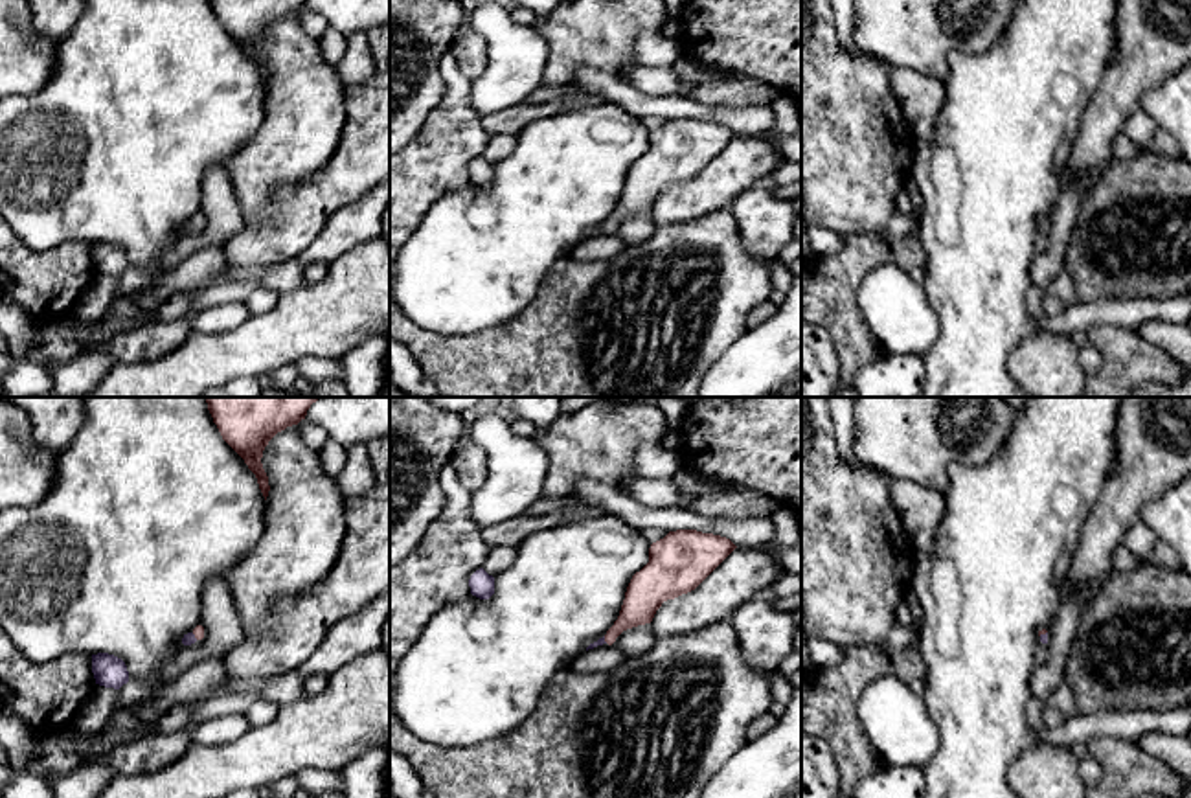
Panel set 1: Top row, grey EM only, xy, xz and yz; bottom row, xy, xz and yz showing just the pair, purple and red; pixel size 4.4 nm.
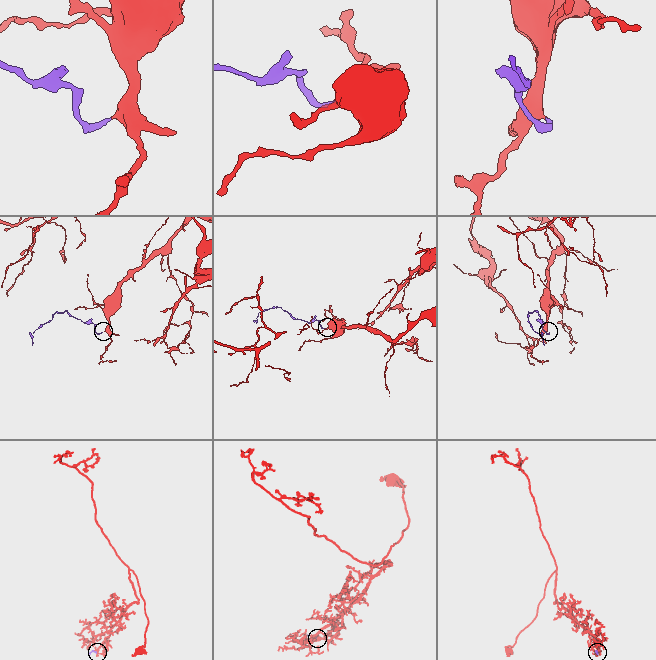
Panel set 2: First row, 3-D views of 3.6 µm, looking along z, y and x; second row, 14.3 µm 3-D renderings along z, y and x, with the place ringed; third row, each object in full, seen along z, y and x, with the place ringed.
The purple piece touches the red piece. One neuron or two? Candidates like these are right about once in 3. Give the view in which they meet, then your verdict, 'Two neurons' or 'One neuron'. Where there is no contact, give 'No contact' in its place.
Touches purple in yz. One neuron

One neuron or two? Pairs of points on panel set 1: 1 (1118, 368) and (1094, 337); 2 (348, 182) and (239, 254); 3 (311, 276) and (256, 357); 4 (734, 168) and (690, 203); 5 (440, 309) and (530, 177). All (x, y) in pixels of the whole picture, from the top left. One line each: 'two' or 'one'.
1: one
2: one
3: two
4: one
5: one

